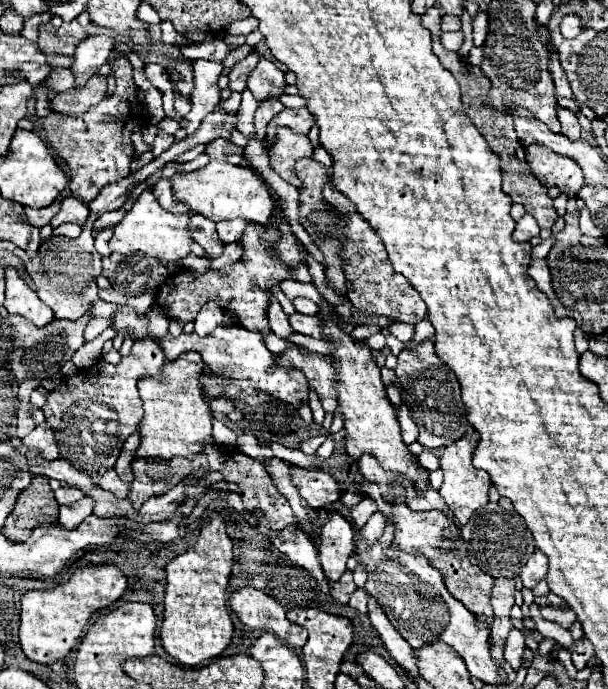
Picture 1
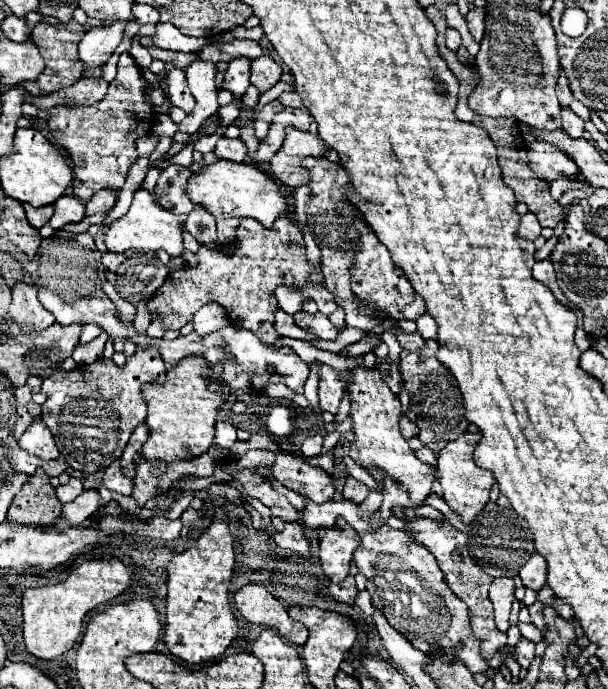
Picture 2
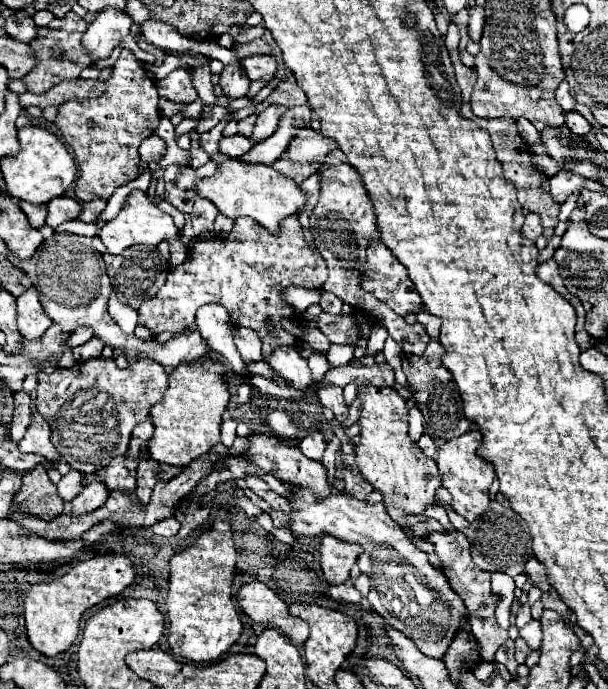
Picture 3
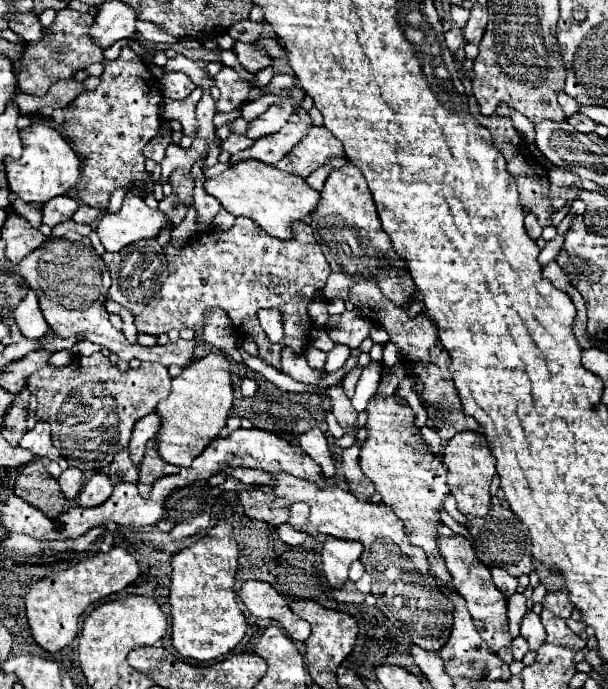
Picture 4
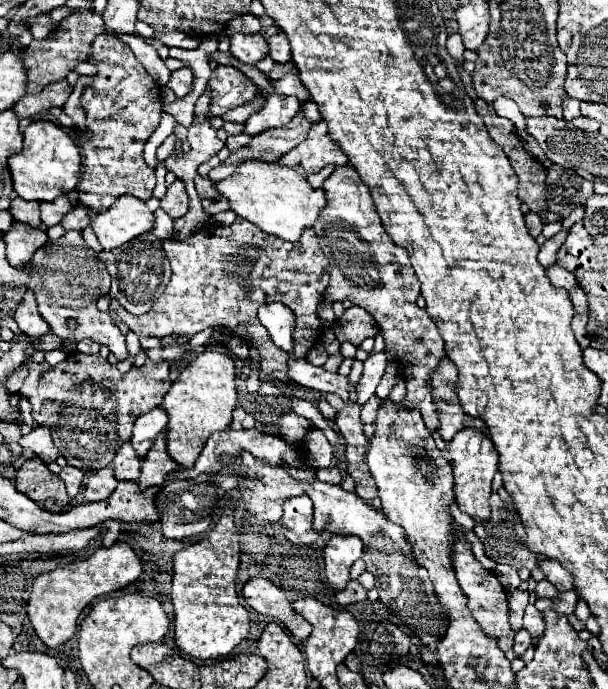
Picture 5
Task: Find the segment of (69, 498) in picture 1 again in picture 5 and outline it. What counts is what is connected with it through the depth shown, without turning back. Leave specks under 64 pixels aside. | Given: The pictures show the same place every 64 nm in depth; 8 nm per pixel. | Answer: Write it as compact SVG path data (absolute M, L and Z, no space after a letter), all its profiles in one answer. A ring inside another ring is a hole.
M66 466L66 468L62 468L62 472L60 472L58 476L60 476L60 480L66 484L68 496L70 496L70 498L76 498L76 494L80 492L80 486L82 486L84 472L82 472L82 470L76 470L74 466Z

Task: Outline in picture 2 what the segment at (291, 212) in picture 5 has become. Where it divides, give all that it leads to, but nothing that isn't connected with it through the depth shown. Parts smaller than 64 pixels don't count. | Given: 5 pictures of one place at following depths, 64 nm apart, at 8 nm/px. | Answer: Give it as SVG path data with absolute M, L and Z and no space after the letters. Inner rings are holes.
M218 160L188 178L186 194L192 204L202 206L214 218L254 218L266 228L272 228L274 220L286 212L286 198L278 192L278 186L280 184L276 180L272 180L254 164Z

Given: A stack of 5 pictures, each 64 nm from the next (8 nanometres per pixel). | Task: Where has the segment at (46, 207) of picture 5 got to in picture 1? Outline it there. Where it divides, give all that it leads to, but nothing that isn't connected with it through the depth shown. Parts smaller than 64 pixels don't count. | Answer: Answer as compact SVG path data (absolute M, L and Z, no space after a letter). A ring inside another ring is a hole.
M64 198L60 212L52 218L50 224L54 228L64 224L64 222L74 222L78 226L84 226L86 220L88 220L88 214L90 214L90 210L88 210L88 206L84 202L76 200L76 198Z

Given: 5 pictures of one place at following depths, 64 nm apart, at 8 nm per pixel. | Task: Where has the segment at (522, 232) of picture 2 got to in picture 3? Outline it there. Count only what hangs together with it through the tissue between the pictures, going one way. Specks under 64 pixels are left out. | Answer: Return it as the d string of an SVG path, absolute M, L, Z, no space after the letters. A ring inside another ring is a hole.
M528 214L526 220L524 220L524 226L522 226L522 236L528 238L528 240L536 240L538 236L542 234L542 226L540 226L540 218L538 214Z

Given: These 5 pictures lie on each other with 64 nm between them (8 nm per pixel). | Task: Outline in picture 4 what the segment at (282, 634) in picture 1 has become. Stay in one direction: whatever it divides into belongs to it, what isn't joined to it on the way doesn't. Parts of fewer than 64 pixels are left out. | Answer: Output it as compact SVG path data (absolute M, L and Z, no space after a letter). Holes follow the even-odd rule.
M248 580L240 590L240 600L256 618L278 622L294 642L304 642L310 636L308 622L290 612L288 600L280 596L268 582Z

